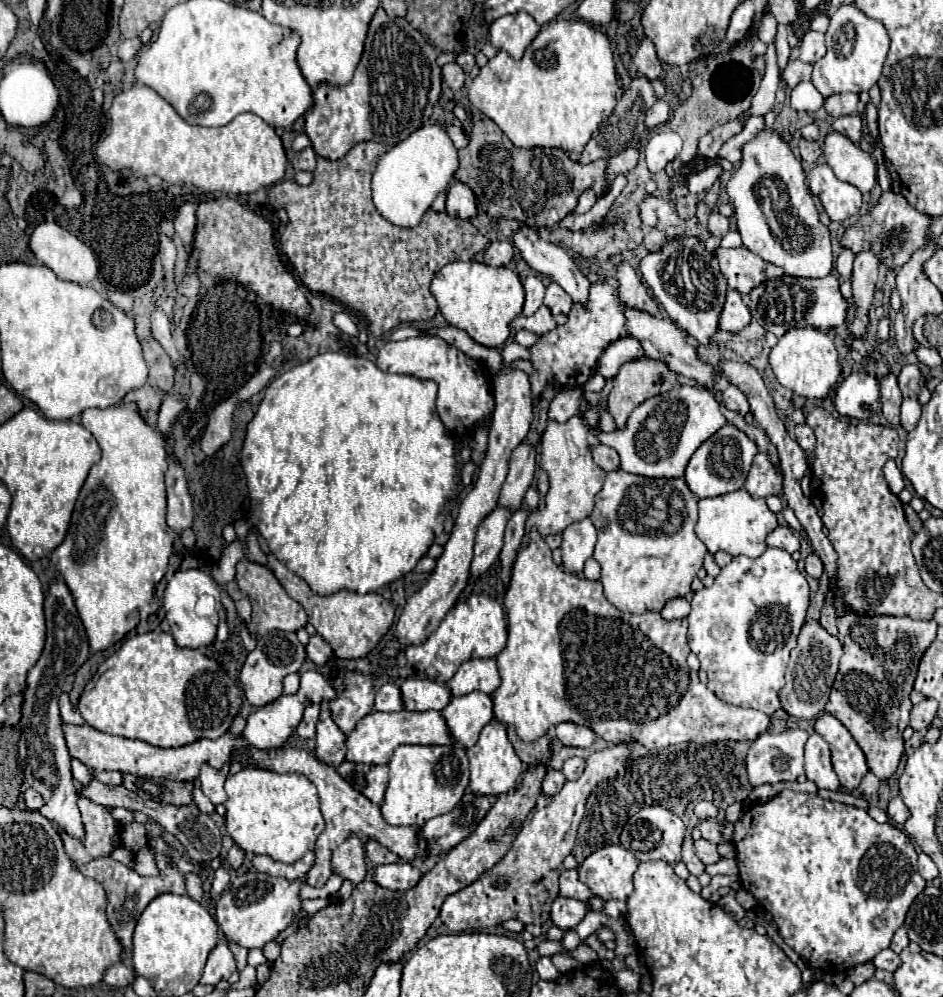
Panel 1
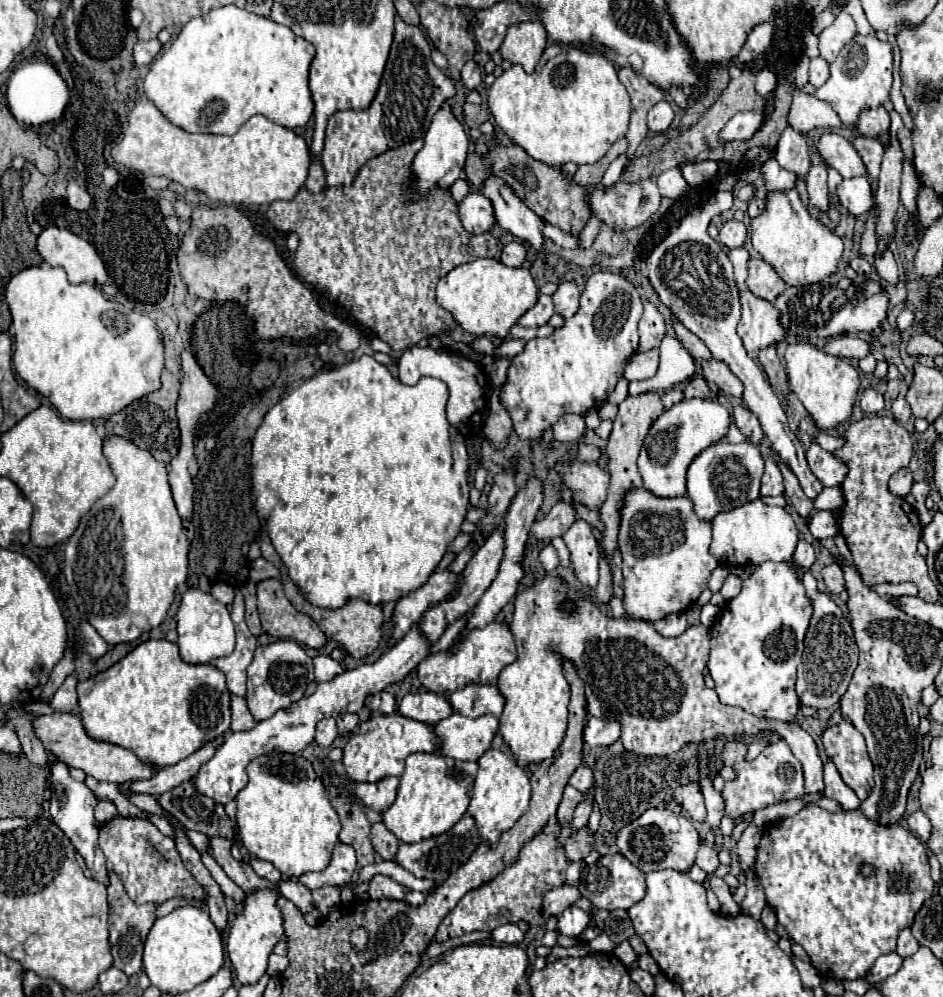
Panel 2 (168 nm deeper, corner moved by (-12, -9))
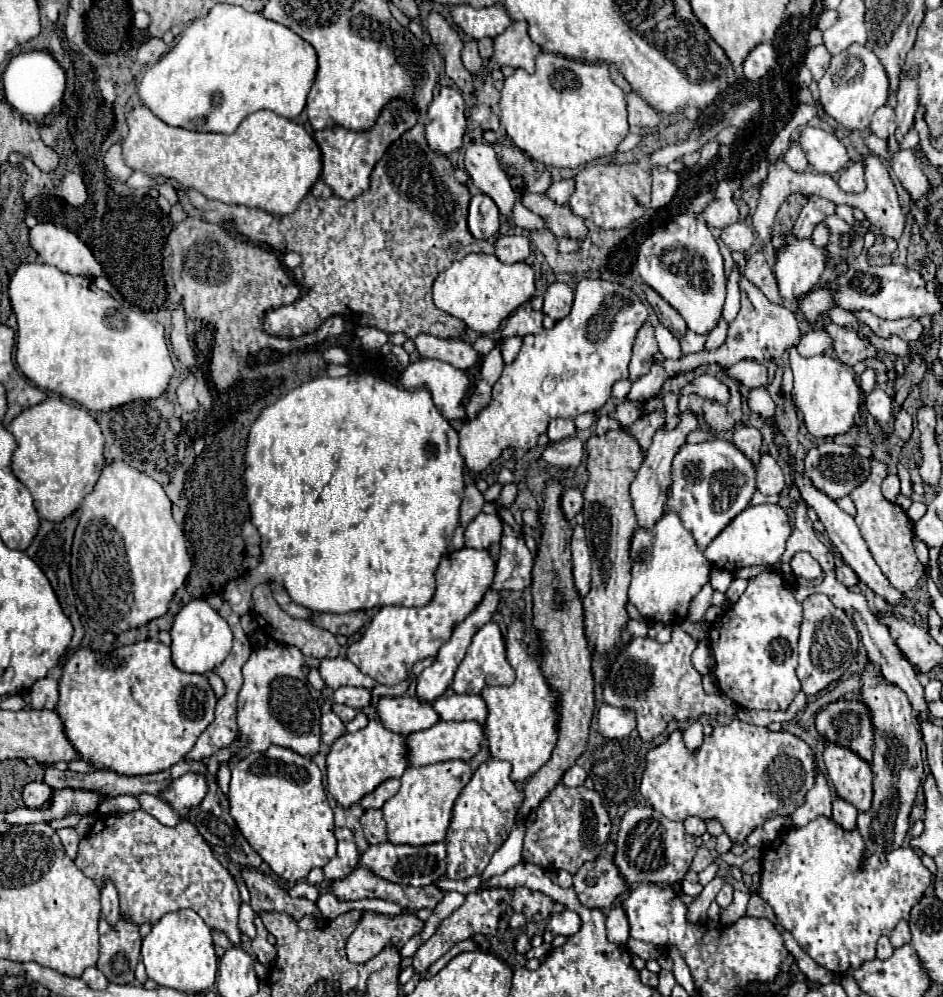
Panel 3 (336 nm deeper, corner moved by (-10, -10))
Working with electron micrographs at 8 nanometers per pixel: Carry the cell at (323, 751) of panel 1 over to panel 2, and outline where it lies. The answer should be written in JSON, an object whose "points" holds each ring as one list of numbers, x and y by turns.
{"points":[[342,714,336,720,338,720,340,734,350,734,356,728,356,724,358,724,358,714]]}

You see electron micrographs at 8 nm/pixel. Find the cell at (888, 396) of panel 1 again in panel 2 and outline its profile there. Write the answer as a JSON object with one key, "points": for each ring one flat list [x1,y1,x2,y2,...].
{"points":[[898,396,898,398,894,400,894,404,892,404,892,414,894,414,894,418,896,418,902,426,910,420,912,412,910,412,910,404,906,402,906,398]]}

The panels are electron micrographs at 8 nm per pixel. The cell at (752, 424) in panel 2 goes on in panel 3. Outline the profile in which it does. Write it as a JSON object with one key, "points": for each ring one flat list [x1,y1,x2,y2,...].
{"points":[[736,425,734,427,734,445,754,463,758,465,760,459,760,445,762,445,762,435,756,427,748,425]]}

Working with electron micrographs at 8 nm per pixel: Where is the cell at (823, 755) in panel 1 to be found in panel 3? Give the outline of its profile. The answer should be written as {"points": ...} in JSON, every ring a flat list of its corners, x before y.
{"points":[[834,797,832,801,832,819,842,825,844,829,854,829,856,827,856,807,852,807,852,803,848,803,846,799]]}

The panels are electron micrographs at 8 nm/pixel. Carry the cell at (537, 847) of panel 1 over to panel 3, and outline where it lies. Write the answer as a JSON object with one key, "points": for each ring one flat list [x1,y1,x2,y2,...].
{"points":[[484,889,466,895,466,901,462,907,458,907,448,919,442,921,442,925,436,929,436,933,414,953,414,969,416,973,426,971,436,959,440,959,444,953,448,953,458,941,468,939,474,933,482,933,486,937,502,937,508,929,508,921,512,917,512,889]]}

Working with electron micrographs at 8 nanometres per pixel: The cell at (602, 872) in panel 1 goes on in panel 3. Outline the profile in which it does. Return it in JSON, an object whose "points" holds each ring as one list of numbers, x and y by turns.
{"points":[[598,857,580,867,574,875,574,891,582,905,592,909,604,909,614,905,614,901,626,891,626,879,614,861]]}

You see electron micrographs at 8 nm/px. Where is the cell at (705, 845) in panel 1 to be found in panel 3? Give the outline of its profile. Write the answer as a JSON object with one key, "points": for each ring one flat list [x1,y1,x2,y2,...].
{"points":[[700,847,700,849,696,851,696,855,694,855,694,861,692,861,690,869,696,871,696,873,700,873,700,871,704,871,712,861,714,861,712,853,710,853,706,847]]}

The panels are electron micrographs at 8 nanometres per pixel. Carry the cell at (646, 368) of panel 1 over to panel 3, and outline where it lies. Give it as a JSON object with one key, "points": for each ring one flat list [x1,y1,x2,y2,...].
{"points":[[628,427,608,431,604,437,588,439,588,485,584,489,584,527,592,553,592,589,582,599,584,625,588,643,598,651,608,651,620,637,620,631,628,619,626,593,630,585,630,537,636,529,636,513,630,497,630,483,644,459,644,453,630,435]]}

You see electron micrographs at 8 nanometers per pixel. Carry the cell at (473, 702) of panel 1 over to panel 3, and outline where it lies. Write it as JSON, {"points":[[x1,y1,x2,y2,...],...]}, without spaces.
{"points":[[438,721,430,729,408,735,408,761,414,767,448,761,448,759,472,759,484,741,484,727,472,721]]}

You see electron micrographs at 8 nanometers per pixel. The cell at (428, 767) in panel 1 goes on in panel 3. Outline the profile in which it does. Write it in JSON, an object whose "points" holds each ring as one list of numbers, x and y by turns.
{"points":[[442,761,424,767,408,767,402,775,400,791,384,803,382,813,388,829,390,843,428,845,446,839,446,831,452,821,452,809,460,791,472,779,472,769,466,761]]}

